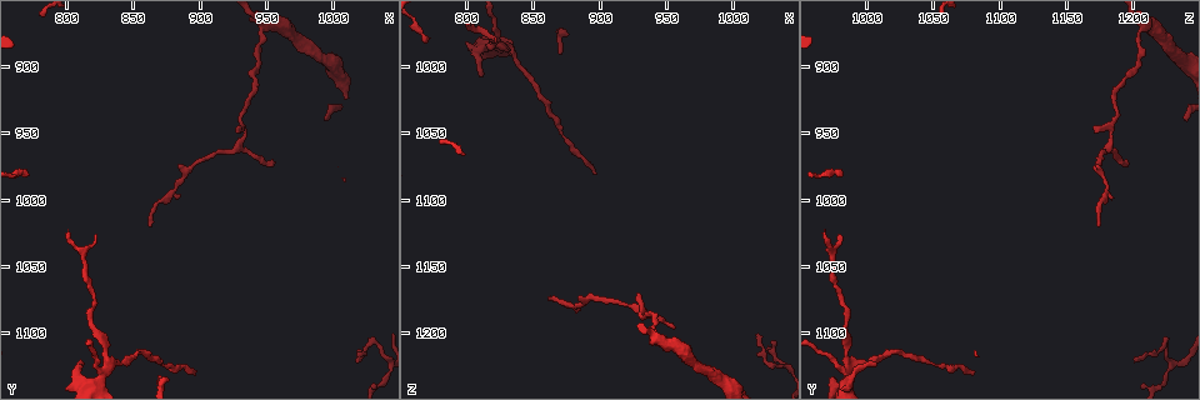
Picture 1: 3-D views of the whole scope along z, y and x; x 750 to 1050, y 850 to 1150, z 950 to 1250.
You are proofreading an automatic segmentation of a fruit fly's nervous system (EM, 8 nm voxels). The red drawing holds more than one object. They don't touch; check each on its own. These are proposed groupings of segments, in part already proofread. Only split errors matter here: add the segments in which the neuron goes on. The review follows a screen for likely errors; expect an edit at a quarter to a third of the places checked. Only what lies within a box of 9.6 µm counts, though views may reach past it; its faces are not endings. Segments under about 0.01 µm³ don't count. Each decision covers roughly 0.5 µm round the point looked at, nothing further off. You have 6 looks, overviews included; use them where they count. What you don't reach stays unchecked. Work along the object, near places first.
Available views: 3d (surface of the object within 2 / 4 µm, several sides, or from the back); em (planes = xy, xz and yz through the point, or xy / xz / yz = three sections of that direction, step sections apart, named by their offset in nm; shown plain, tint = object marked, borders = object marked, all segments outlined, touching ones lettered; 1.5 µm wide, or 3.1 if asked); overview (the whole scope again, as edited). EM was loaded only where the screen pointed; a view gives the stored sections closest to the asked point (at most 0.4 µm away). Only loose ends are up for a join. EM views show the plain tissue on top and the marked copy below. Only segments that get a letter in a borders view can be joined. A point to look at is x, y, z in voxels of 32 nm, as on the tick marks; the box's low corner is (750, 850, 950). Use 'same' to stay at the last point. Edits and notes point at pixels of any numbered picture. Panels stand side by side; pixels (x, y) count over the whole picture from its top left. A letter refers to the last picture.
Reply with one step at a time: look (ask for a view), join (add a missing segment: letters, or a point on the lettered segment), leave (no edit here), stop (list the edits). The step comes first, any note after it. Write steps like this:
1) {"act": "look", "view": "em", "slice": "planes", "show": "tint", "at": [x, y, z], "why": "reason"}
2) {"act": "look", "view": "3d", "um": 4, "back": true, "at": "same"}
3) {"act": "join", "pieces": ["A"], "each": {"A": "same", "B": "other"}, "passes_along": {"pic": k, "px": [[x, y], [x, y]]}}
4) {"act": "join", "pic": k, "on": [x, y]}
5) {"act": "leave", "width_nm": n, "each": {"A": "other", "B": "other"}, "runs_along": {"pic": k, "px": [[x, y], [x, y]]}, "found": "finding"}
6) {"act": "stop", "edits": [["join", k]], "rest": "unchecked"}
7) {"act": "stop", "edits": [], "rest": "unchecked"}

{"act": "look", "view": "3d", "um": 4, "back": true, "at": [822, 1024, 980], "why": "an open end"}

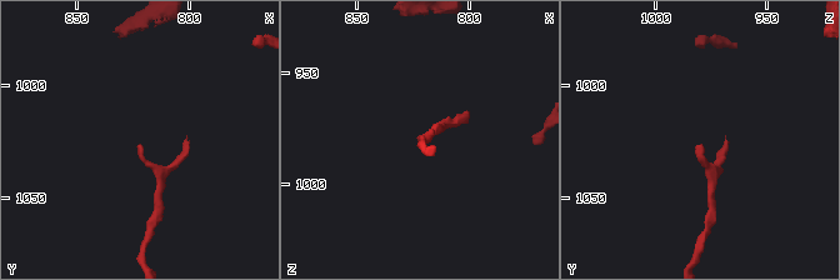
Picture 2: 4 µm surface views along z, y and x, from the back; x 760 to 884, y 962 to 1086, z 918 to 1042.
{"act": "look", "view": "em", "slice": "planes", "show": "borders", "at": [823, 1026, 979], "why": "shape alone is not enough"}

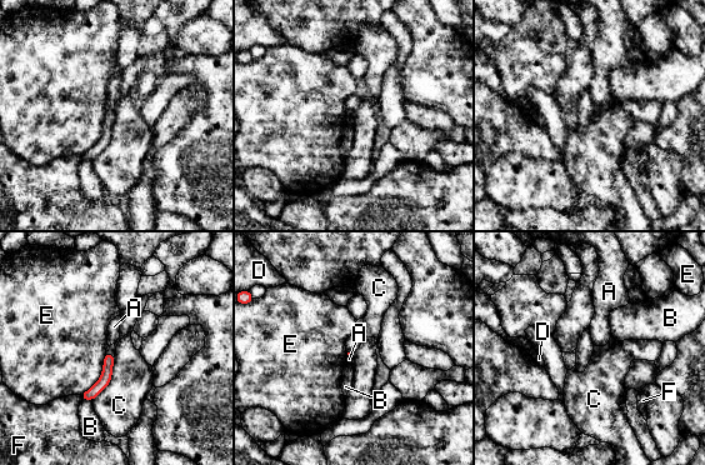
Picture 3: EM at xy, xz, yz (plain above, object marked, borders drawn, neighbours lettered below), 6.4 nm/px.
{"act": "leave", "each": {"A": "other", "B": "other", "C": "other", "D": "other", "E": "other", "F": "other"}, "border": {"pic": 3, "px": [[115, 356], [110, 383], [93, 400]]}, "found": "none of them fits"}

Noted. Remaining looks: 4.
{"act": "look", "view": "3d", "um": 2, "at": [896, 1130, 1082]}

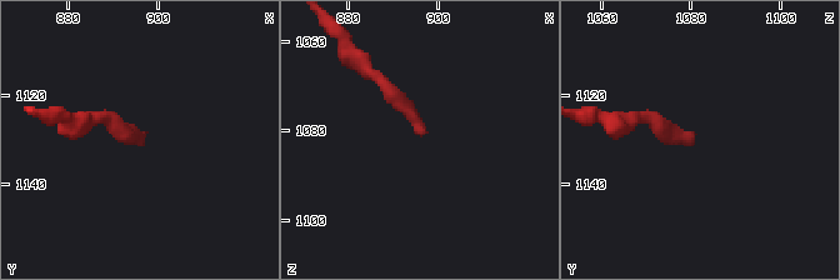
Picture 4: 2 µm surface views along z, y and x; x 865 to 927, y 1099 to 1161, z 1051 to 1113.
{"act": "look", "view": "em", "slice": "yz", "step": 8, "show": "borders", "at": [897, 1130, 1081]}

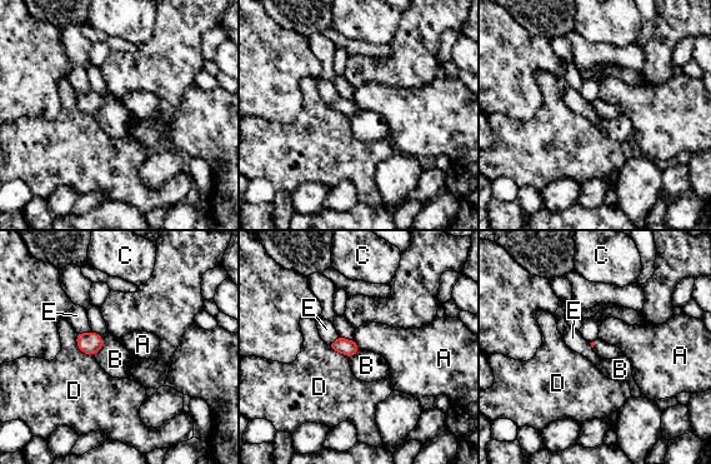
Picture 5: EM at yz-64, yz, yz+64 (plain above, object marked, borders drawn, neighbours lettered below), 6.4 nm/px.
{"act": "leave", "each": {"A": "other", "B": "other", "C": "other", "D": "other", "E": "other"}, "border": {"pic": 5, "px": [[91, 330], [76, 333]]}, "found": "no lettered segment goes on from it"}

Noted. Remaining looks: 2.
{"act": "look", "view": "em", "slice": "planes", "show": "borders", "at": [928, 946, 1168], "why": "tapers out"}

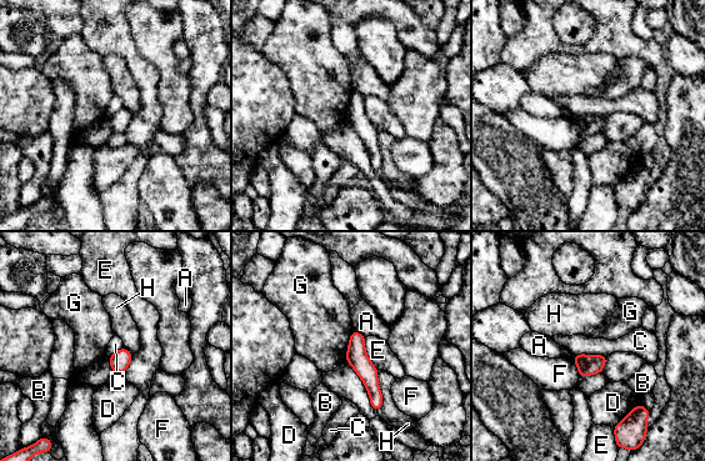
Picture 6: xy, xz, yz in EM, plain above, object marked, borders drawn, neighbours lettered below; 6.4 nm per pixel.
{"act": "leave", "longest_contact_nm": ["H", 240], "each": {"A": "other", "B": "other", "C": "other", "D": "other", "E": "other", "F": "other", "G": "other", "H": "other"}, "runs_along": {"pic": 6, "px": [[355, 335], [356, 357], [378, 394]]}, "found": "no lettered segment goes on from it"}

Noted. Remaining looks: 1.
{"act": "stop", "edits": [], "rest": "unchecked"}

